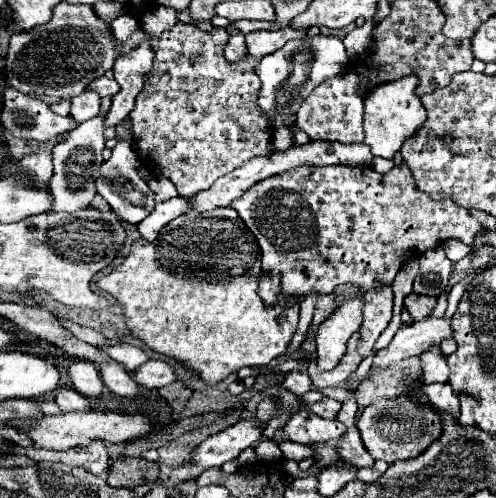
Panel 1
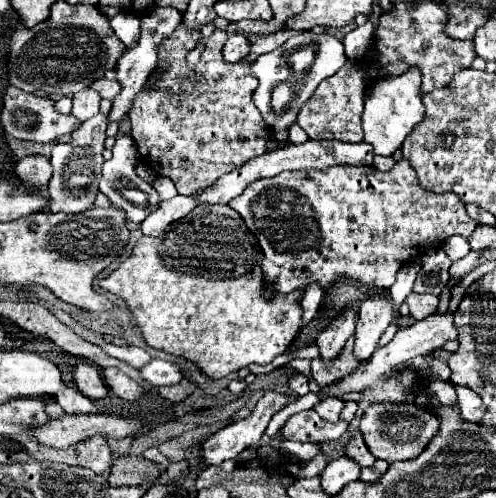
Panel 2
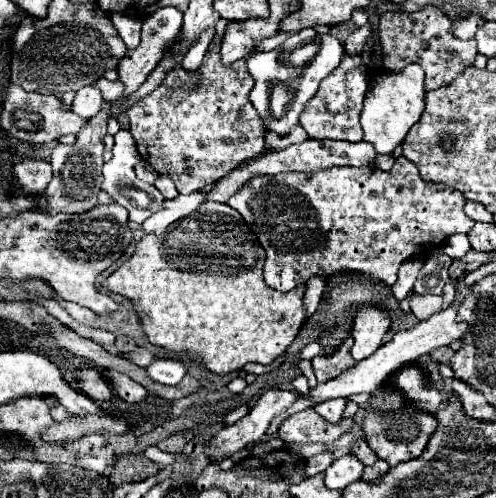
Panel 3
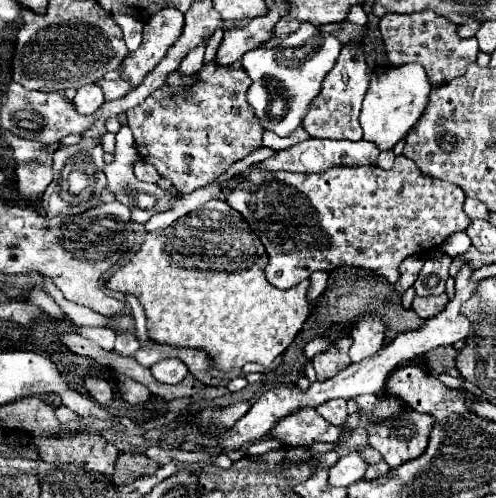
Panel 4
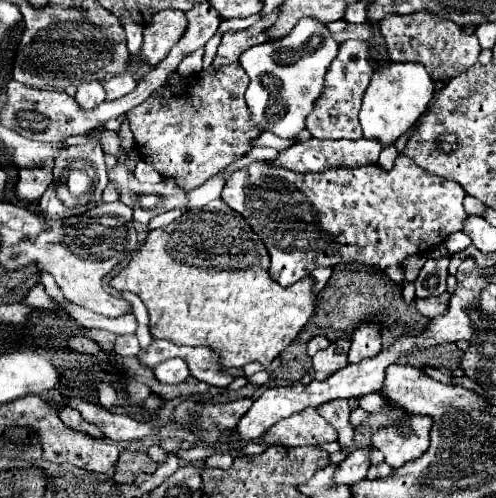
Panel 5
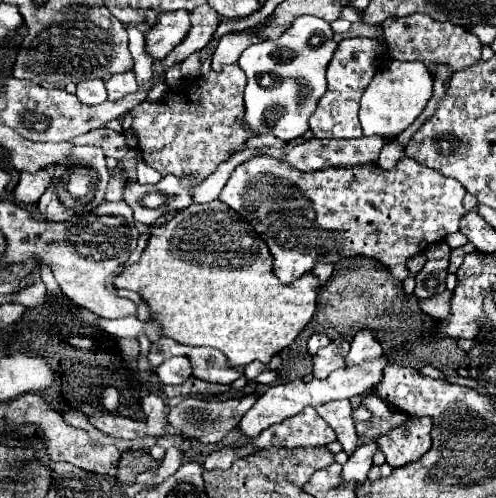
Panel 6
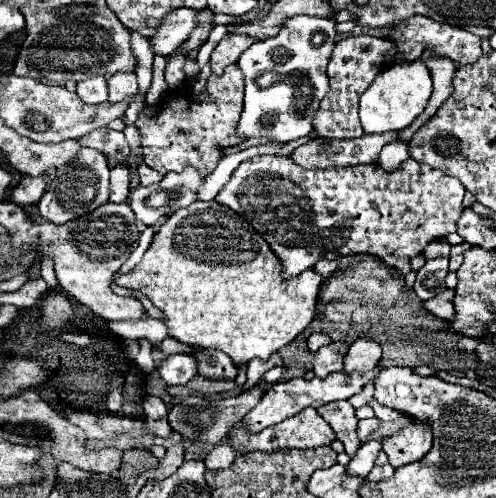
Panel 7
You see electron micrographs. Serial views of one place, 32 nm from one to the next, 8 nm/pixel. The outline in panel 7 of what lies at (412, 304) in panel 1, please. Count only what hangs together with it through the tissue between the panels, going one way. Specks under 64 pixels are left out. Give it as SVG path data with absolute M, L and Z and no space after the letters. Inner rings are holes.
M444 290L440 296L434 296L432 300L424 302L424 308L426 308L430 314L434 314L436 318L452 320L452 316L454 316L452 298L454 298L454 290Z

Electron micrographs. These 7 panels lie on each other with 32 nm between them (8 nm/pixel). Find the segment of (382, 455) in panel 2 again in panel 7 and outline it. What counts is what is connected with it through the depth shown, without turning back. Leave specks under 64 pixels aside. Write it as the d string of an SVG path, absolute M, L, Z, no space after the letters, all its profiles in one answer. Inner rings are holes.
M412 420L394 436L382 438L382 452L394 468L416 462L432 448L432 432L428 420Z

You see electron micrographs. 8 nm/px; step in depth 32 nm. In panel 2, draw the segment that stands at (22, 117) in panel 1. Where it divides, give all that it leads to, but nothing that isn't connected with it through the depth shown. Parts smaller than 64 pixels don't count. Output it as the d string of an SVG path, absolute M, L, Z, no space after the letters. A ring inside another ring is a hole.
M8 86L4 96L2 108L2 126L4 130L20 140L34 140L34 142L52 142L62 134L72 134L80 122L72 114L58 114L54 110L54 102L48 98L38 98L34 94L26 94L14 86Z

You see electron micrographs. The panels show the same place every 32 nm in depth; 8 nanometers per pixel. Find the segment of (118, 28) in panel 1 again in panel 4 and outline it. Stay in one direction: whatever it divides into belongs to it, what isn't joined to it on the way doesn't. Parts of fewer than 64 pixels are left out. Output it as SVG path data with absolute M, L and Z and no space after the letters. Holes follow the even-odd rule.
M120 16L120 18L116 18L116 22L118 22L118 28L122 30L128 50L134 52L142 42L142 22L132 20L130 16Z

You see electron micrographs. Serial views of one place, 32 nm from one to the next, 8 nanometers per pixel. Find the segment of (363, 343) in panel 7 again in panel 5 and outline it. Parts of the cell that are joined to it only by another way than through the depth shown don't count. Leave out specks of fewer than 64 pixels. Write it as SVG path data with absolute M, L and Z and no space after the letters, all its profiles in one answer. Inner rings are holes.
M362 324L352 334L352 346L348 352L348 360L360 362L364 358L376 356L376 352L380 352L380 350L382 350L380 328L376 328L376 324Z

